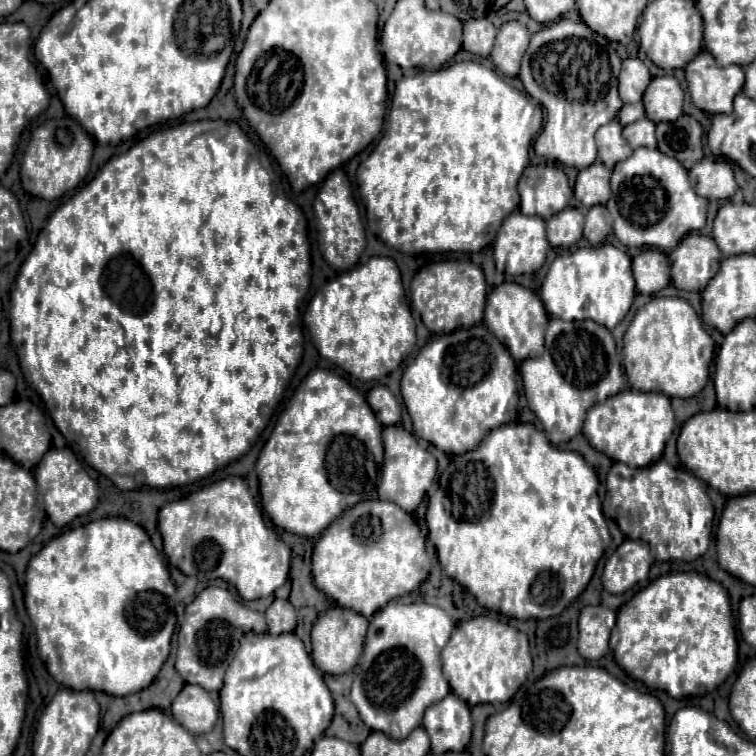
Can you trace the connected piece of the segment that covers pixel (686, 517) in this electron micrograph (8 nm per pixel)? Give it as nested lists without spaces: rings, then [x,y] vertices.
[[[665,461],[645,469],[613,463],[607,475],[603,513],[619,525],[627,539],[647,541],[657,561],[695,561],[707,551],[711,541],[715,509],[709,501],[707,489],[701,489],[701,479],[687,469],[665,465]]]

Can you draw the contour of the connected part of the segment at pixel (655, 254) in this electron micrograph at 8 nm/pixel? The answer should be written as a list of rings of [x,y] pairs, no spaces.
[[[643,249],[633,257],[633,277],[637,293],[653,295],[669,285],[669,261],[663,251]]]

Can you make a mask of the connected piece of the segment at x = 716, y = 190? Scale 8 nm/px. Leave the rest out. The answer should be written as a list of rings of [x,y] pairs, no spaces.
[[[701,159],[691,169],[691,179],[695,179],[695,193],[705,199],[727,199],[737,191],[733,169],[725,161]]]

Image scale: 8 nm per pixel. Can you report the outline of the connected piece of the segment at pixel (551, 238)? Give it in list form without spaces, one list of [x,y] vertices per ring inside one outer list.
[[[565,207],[547,219],[547,241],[553,247],[569,247],[577,243],[583,235],[583,213],[575,207]]]

